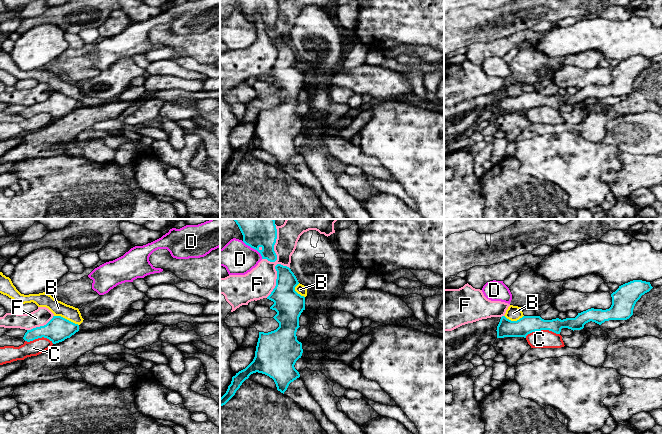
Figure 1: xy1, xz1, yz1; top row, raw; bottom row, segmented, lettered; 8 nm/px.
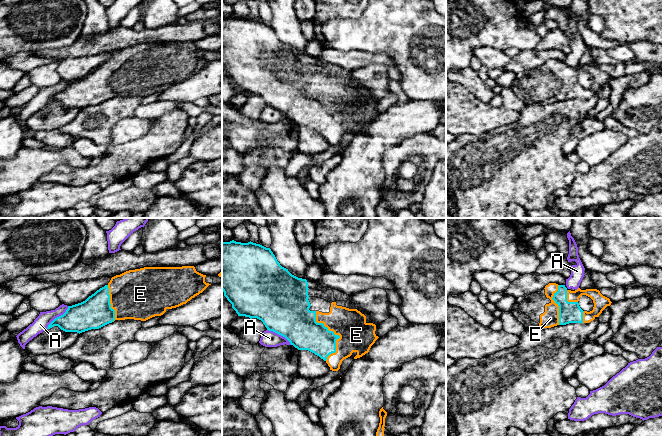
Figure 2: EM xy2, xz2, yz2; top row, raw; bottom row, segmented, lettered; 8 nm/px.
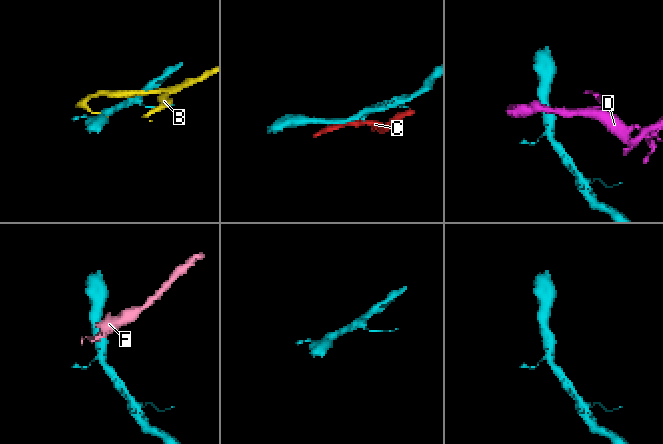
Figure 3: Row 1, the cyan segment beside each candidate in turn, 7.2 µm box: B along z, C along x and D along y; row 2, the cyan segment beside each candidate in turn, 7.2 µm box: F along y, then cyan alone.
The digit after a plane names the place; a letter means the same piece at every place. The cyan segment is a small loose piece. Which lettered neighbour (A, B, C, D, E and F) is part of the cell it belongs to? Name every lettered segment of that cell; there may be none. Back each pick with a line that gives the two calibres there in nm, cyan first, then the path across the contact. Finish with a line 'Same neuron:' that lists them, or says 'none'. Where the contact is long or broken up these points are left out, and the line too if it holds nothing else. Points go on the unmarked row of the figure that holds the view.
E: 260 nm thick on the cyan side, 260 nm on the other
Same neuron: E

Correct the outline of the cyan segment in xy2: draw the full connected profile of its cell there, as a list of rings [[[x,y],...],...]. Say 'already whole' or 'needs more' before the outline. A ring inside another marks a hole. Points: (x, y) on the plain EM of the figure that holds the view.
needs more; [[[194,42],[182,43],[144,43],[126,47],[111,54],[110,58],[97,66],[85,77],[68,82],[66,88],[55,94],[47,103],[50,105],[58,102],[65,108],[82,109],[91,105],[99,105],[115,96],[134,95],[146,97],[155,92],[163,91],[167,85],[172,85],[186,80],[195,72],[202,69],[209,61],[205,58],[206,51],[196,47]]]

